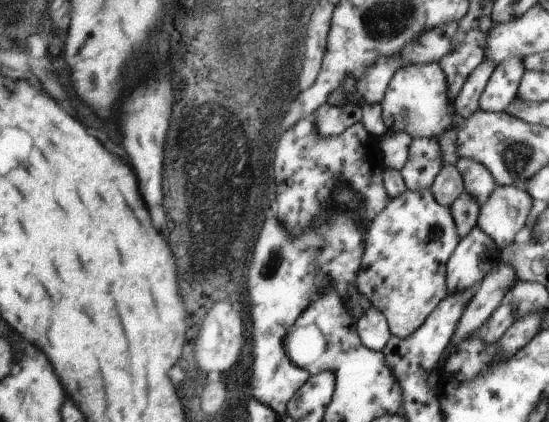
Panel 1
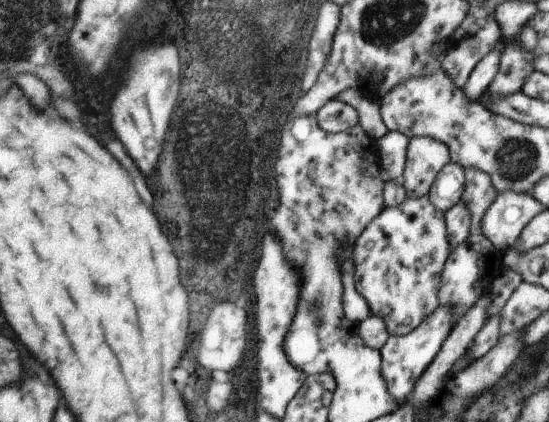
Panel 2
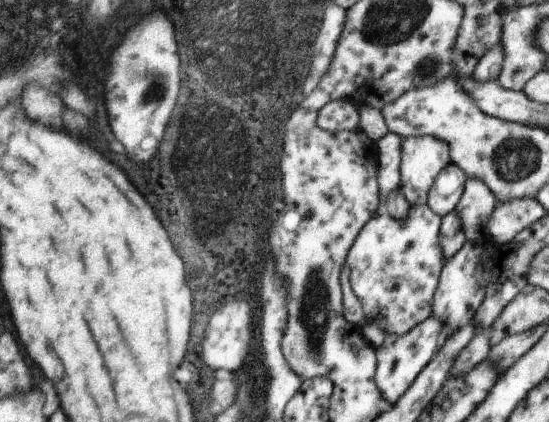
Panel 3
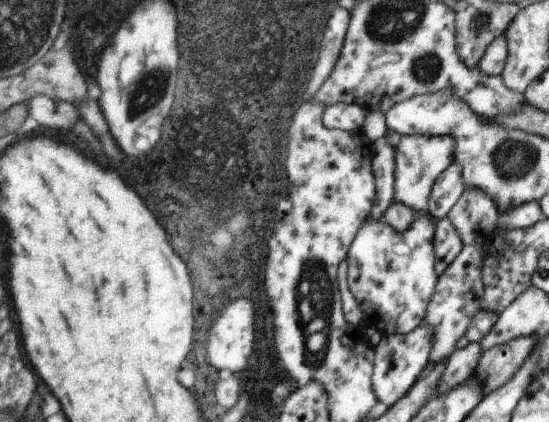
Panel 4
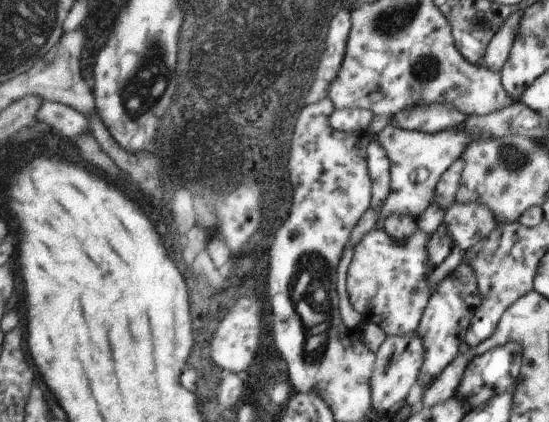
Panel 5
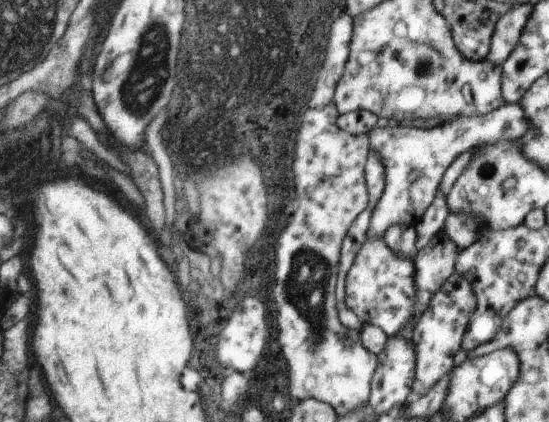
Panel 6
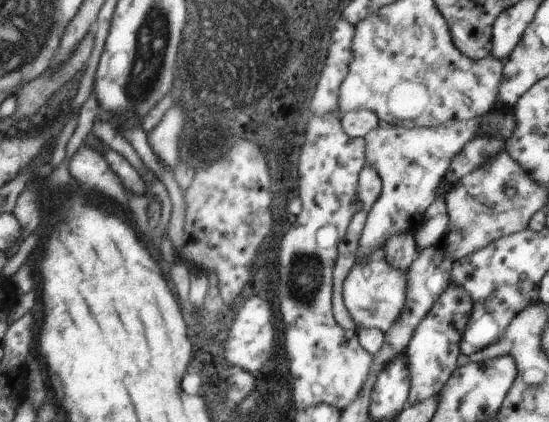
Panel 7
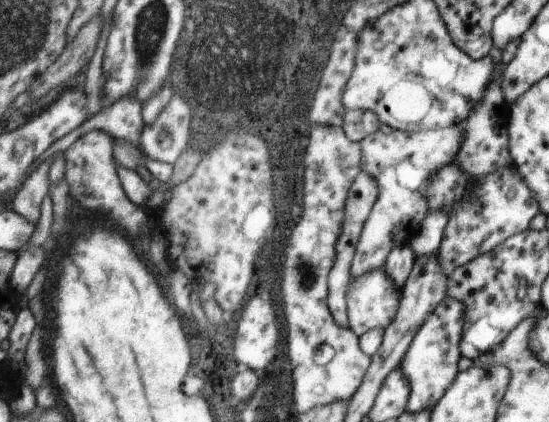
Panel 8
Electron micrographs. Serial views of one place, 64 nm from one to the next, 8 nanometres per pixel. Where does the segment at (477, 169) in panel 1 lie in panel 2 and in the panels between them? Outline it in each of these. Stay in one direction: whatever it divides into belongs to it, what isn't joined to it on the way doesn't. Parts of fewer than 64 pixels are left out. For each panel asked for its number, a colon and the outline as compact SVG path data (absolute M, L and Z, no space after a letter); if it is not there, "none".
2: M463 168L465 172L465 188L461 200L467 204L471 212L471 234L479 232L479 222L485 210L493 204L497 190L493 188L491 176L477 168Z

